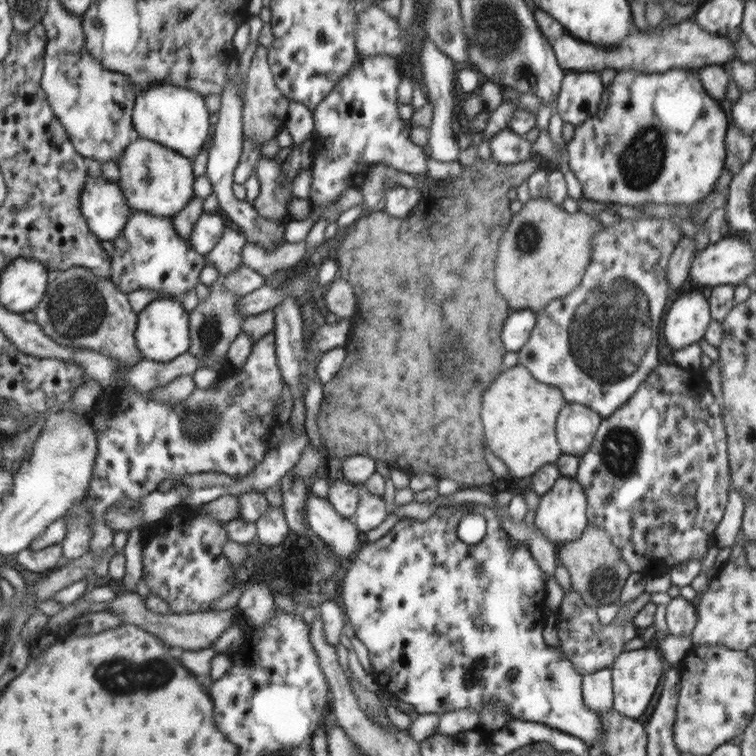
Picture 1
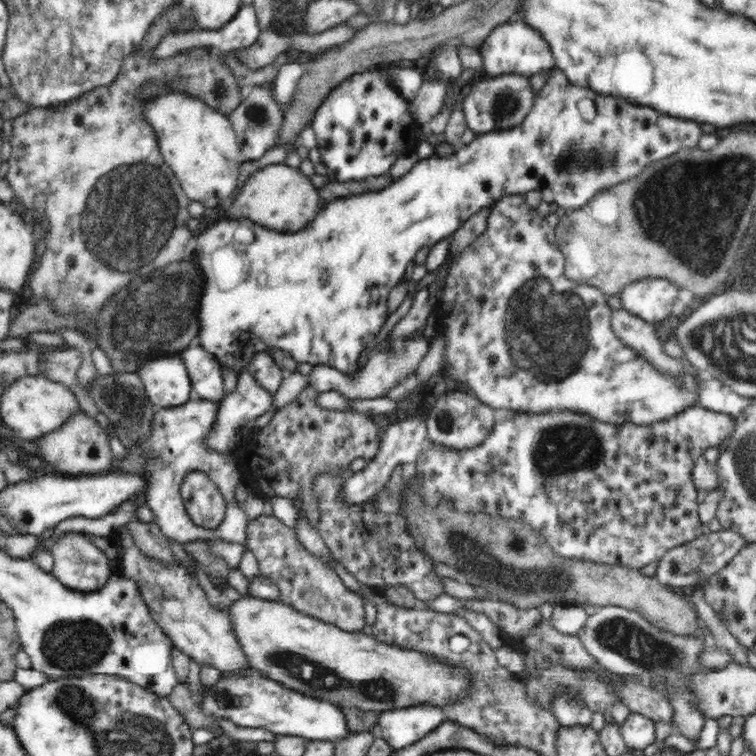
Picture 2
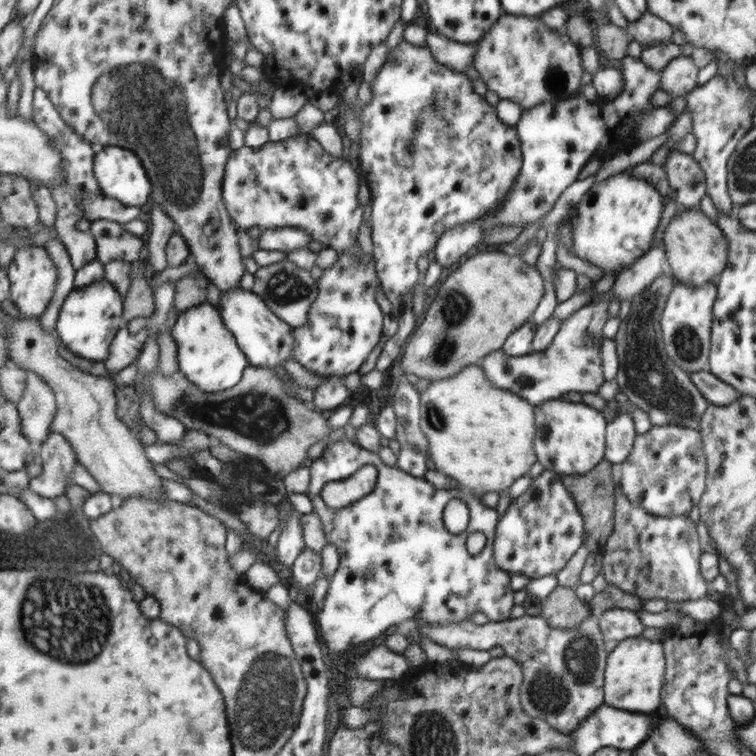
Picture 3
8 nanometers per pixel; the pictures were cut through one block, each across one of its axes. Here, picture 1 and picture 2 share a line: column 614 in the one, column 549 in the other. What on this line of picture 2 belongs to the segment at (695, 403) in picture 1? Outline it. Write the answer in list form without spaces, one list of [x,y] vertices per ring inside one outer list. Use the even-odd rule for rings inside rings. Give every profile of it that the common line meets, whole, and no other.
[[[703,406],[685,408],[674,415],[674,420],[666,419],[666,424],[654,424],[654,428],[638,428],[638,424],[602,424],[601,420],[592,419],[590,416],[574,416],[572,411],[562,411],[562,416],[550,416],[548,412],[514,411],[514,414],[503,422],[494,422],[494,426],[486,432],[486,438],[476,447],[456,449],[454,447],[429,447],[421,450],[416,464],[418,476],[426,480],[422,484],[422,496],[426,496],[426,504],[438,504],[442,496],[450,496],[462,513],[484,513],[490,512],[492,517],[509,518],[510,520],[524,521],[530,528],[541,533],[555,553],[561,557],[580,559],[583,561],[598,561],[600,564],[623,564],[630,568],[642,568],[652,562],[656,562],[673,548],[681,544],[689,543],[695,538],[701,537],[708,532],[707,526],[701,523],[698,517],[698,489],[694,485],[692,472],[708,448],[717,447],[732,434],[736,420],[731,415],[711,411]]]

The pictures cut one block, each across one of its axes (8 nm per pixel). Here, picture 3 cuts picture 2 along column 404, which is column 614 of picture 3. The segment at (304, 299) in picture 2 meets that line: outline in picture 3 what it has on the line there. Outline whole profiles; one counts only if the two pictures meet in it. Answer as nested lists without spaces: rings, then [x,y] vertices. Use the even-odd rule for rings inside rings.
[[[625,172],[612,174],[599,182],[594,182],[575,205],[573,216],[566,218],[571,227],[570,253],[580,258],[587,266],[602,268],[602,276],[607,272],[623,271],[651,248],[650,242],[659,224],[659,216],[661,216],[661,196],[653,186]]]

